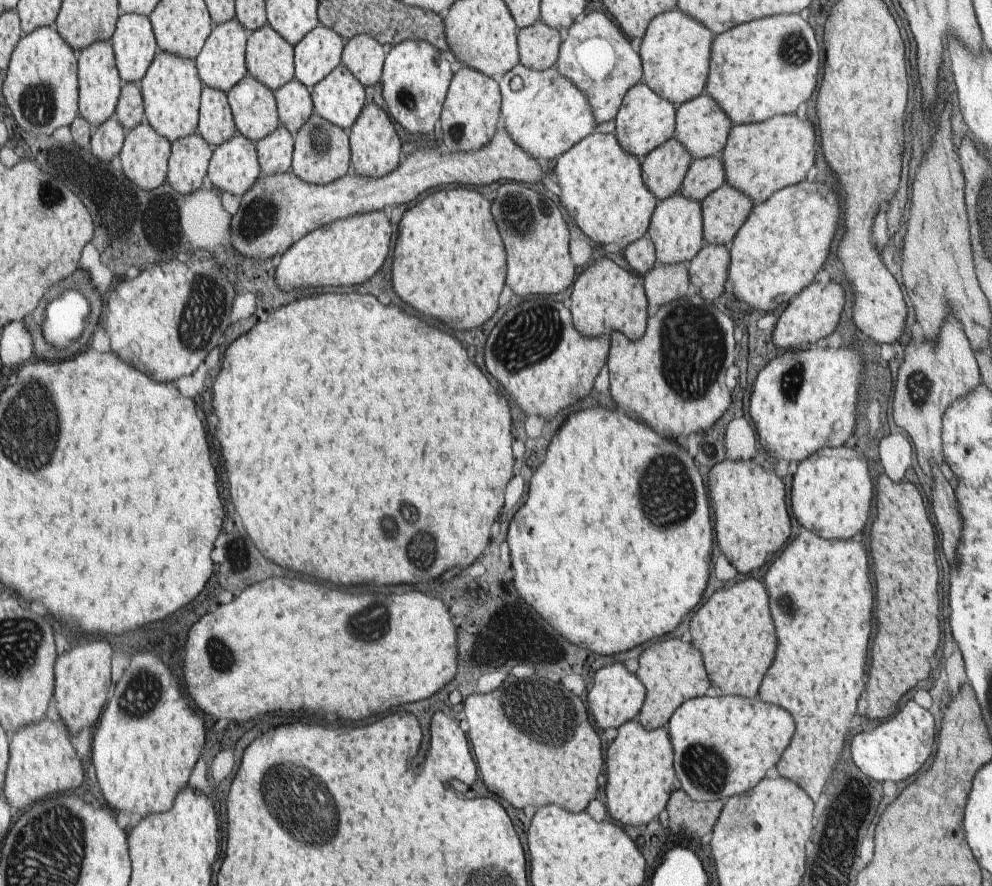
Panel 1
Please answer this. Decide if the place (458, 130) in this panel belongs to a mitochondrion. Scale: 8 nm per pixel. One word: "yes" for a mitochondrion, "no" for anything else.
yes

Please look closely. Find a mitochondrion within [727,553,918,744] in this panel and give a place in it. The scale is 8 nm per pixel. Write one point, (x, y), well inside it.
(787, 606)

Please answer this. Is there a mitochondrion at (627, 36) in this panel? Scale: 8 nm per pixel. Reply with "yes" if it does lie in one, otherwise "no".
no

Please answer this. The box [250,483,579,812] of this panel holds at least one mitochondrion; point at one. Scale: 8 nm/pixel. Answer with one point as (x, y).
(359, 630)

